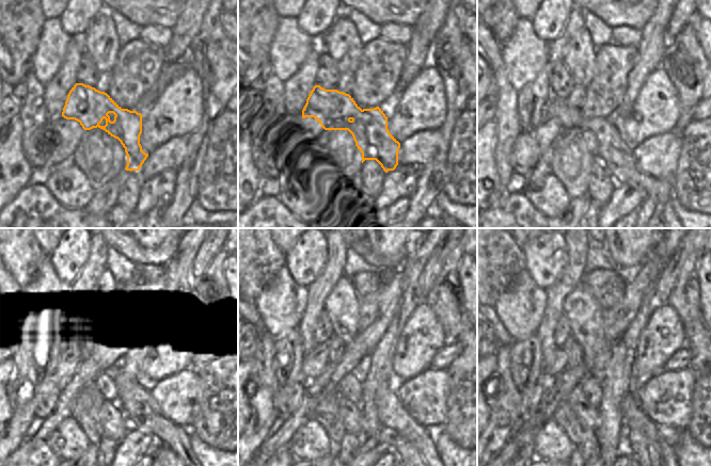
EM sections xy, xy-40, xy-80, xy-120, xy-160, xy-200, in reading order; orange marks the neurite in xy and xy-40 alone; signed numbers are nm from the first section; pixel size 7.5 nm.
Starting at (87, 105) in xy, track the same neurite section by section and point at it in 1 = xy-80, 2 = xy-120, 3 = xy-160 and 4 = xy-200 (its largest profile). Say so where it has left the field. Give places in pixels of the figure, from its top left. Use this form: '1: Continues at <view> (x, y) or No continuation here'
1: Continues at xy-80 (613, 151)
2: Continues at xy-120 (135, 388)
3: Continues at xy-160 (392, 415)
4: Continues at xy-200 (632, 415)

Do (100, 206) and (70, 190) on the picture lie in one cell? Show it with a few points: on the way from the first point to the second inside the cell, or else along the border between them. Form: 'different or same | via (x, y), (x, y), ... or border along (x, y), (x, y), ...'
different | border along (95, 192), (85, 208)

